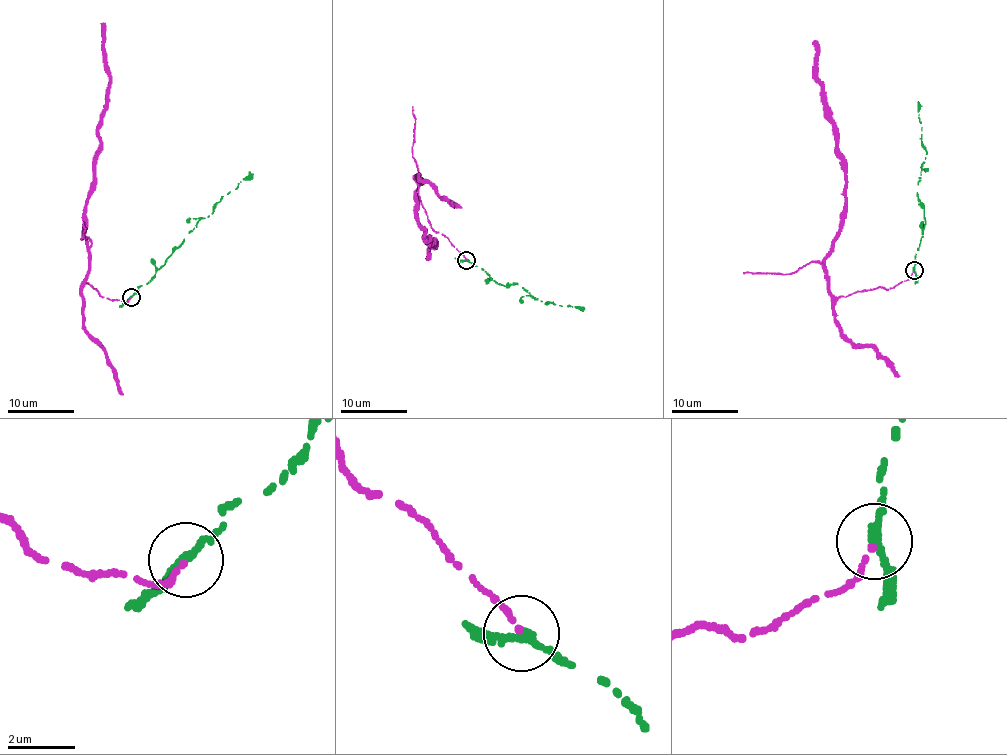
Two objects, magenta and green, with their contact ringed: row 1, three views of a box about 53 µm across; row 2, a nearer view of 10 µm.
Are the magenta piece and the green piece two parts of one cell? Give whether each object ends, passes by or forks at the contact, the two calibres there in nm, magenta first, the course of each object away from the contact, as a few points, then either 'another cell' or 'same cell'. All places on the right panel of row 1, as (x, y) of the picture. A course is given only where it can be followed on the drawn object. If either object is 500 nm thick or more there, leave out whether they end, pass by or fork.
magenta ends there; green passes by; 180 nm thick on the magenta side, 220 nm on the other; magenta runs (914, 270), (888, 290), (848, 296), (830, 290), (824, 257), (845, 204), (845, 163), (817, 77), (813, 40); green runs (914, 270), (914, 257), (925, 220), (924, 208), (917, 198), (926, 151), (917, 111), (919, 103); another cell

